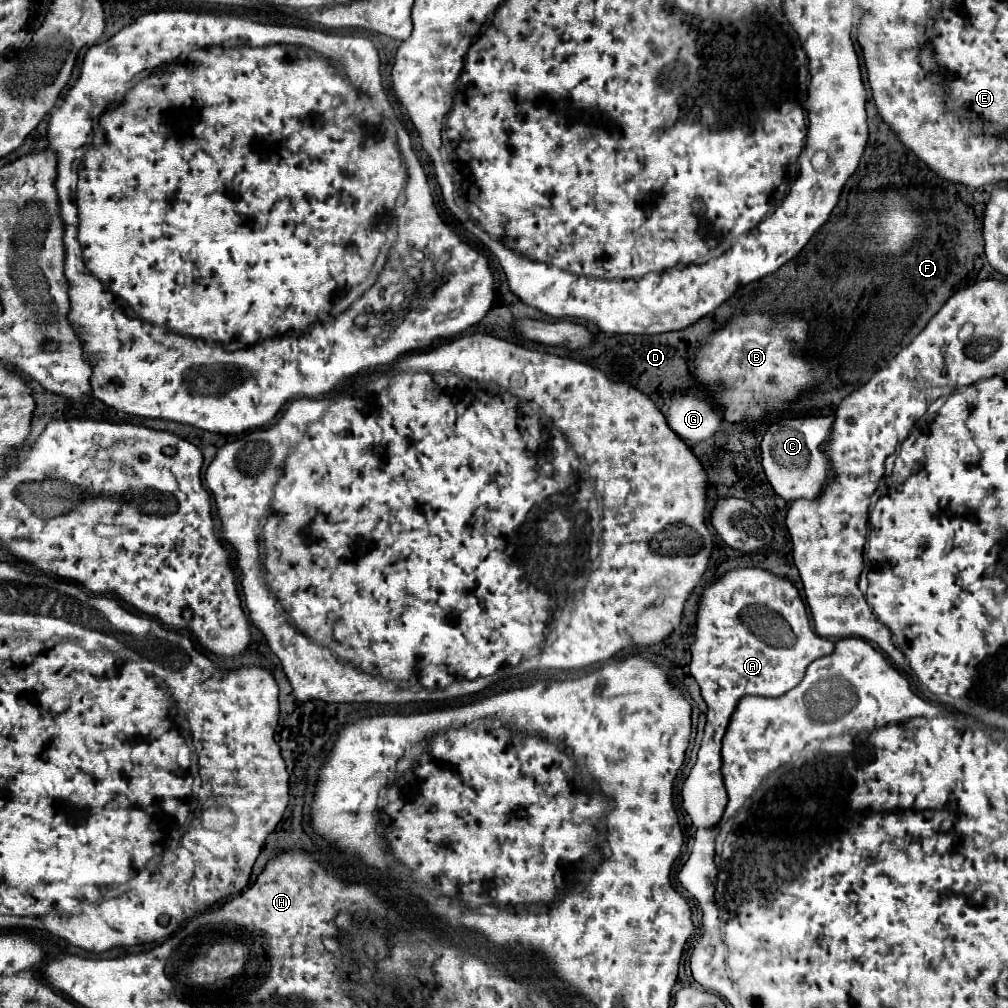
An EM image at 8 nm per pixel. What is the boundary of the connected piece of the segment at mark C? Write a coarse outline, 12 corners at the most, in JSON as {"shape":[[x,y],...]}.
{"shape":[[834,418],[768,426],[762,466],[786,502],[816,500],[832,478]]}

